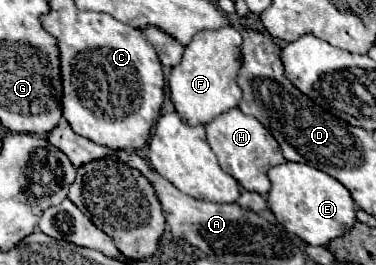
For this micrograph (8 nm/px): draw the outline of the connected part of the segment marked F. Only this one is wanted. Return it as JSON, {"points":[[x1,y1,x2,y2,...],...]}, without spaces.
{"points":[[226,26,218,32,198,32,198,36,194,36,194,40,186,46,180,66,174,66,168,78,170,100,186,124,208,124,210,120,238,106,242,96,236,84,236,74,240,68,240,44,242,36]]}

